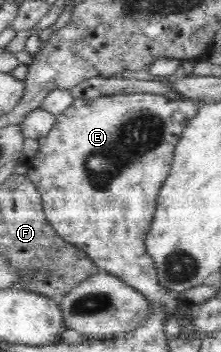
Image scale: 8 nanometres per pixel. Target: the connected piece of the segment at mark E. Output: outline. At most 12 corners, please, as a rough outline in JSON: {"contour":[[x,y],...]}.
{"contour":[[192,98],[75,99],[27,175],[48,223],[170,317],[144,238]]}

